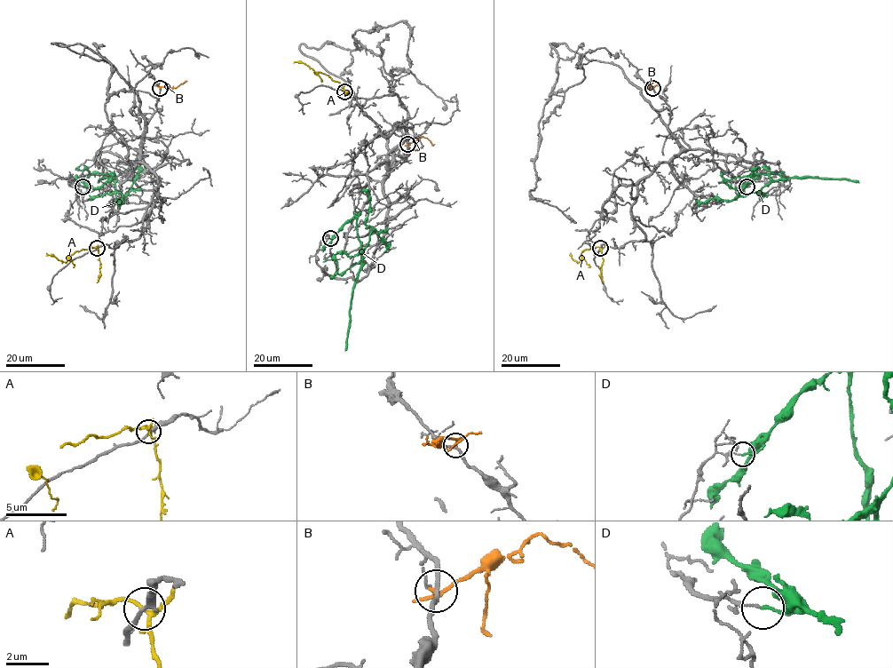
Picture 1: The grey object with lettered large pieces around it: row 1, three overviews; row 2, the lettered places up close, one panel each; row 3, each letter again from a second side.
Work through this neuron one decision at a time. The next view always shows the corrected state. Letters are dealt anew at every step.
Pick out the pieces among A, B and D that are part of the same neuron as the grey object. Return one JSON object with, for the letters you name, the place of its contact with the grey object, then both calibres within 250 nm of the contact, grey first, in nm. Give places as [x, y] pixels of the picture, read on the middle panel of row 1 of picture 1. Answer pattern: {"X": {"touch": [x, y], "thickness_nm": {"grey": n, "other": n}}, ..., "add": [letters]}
{"add": []}

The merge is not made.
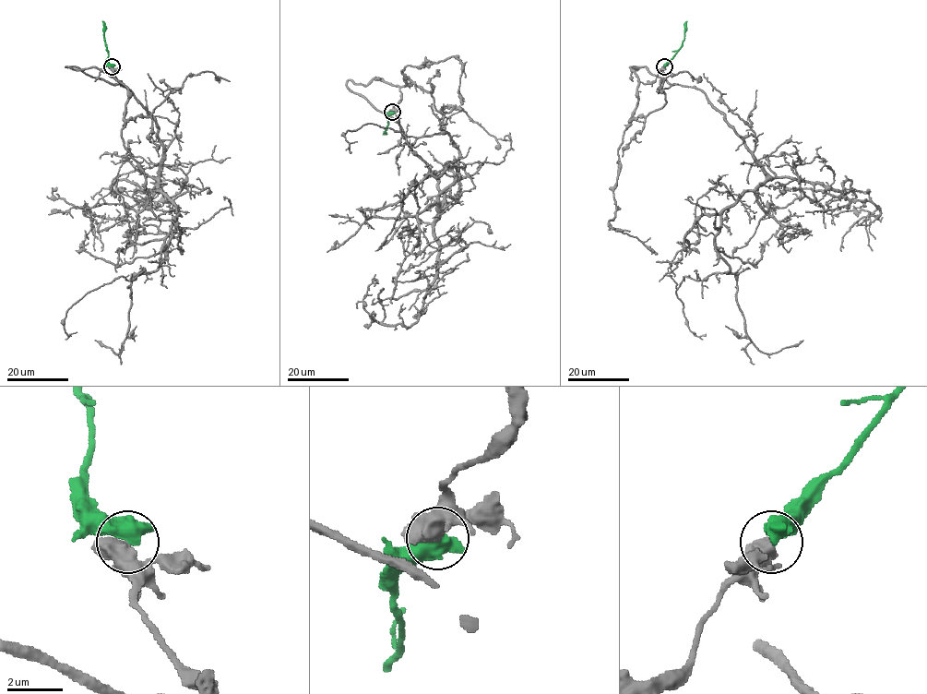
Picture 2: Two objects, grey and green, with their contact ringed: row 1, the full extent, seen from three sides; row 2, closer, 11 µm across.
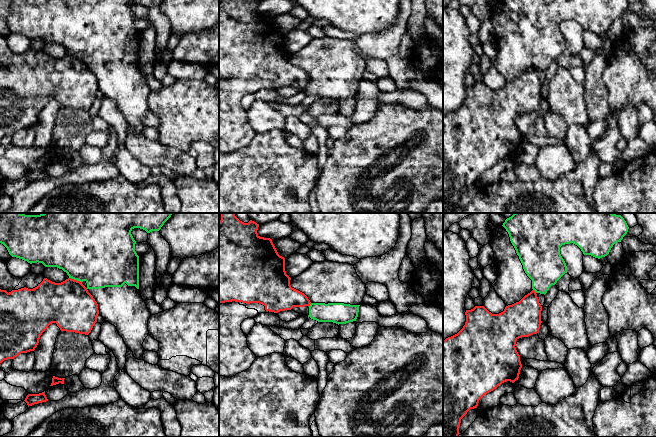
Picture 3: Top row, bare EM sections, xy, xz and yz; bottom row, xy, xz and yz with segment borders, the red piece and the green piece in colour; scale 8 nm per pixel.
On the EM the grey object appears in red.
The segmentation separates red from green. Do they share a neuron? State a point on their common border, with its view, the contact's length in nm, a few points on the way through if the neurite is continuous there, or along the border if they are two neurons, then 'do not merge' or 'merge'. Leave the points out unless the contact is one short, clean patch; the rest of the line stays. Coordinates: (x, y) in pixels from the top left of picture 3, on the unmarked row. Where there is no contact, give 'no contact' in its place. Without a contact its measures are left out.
meets red in xy at (75, 56); contact 110 nm long; border along xy (69, 53), (81, 58); do not merge

